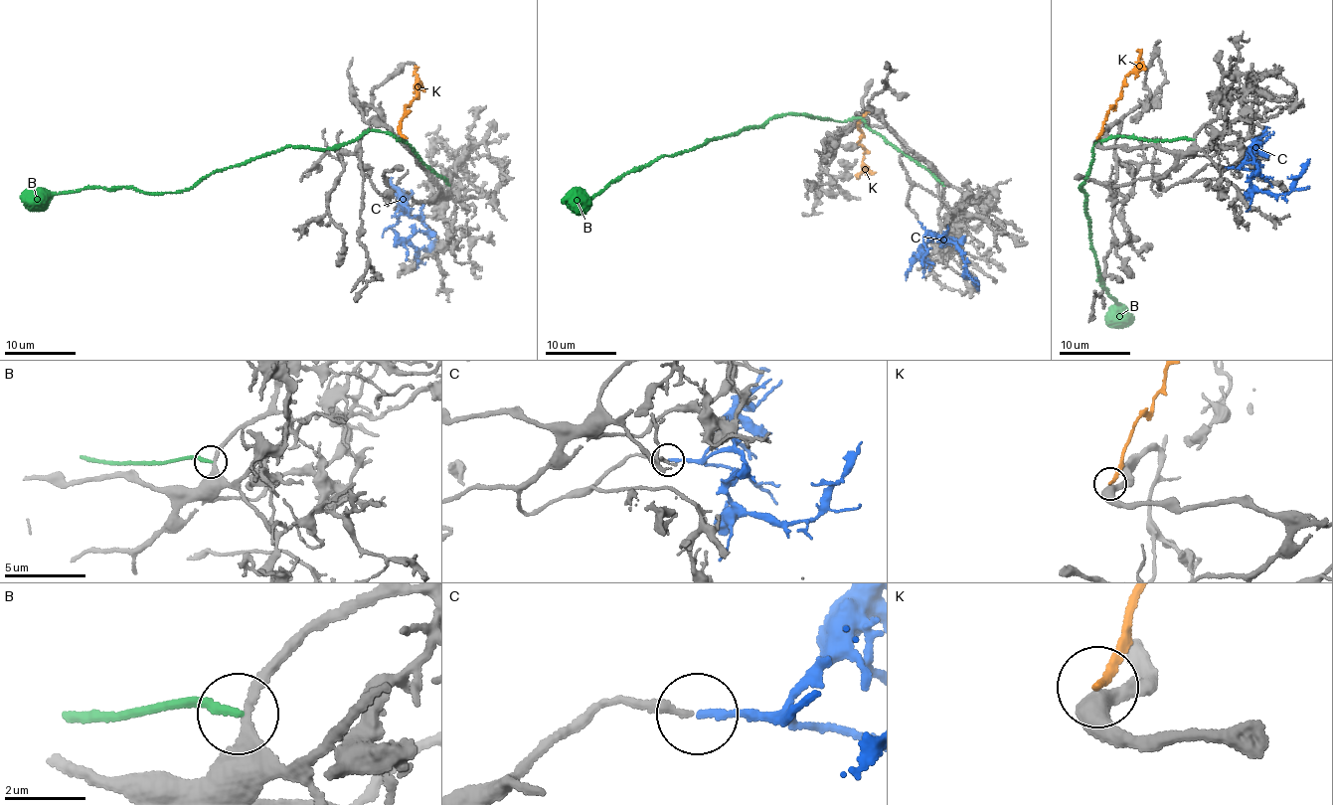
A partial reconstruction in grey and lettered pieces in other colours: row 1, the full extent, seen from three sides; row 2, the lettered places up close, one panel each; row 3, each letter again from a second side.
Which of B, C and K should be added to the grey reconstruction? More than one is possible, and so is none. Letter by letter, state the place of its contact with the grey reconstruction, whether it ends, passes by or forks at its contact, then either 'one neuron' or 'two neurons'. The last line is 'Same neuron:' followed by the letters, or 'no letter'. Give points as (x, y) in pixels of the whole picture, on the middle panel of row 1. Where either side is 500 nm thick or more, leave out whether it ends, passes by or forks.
B: meets grey at (943, 184); it ends there; two neurons
C: meets grey at (916, 221); it ends there; one neuron
K: meets grey at (865, 113); it ends there; two neurons
Same neuron: C

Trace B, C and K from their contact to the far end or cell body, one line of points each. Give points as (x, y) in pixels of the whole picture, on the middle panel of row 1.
B: (942, 184), (860, 118), (777, 114), (761, 124), (634, 167), (589, 198), (562, 201)
C: (917, 222), (944, 241), (956, 242), (954, 238), (942, 239), (956, 245), (965, 275), (974, 278), (978, 290)
K: (865, 114), (858, 124), (863, 134), (859, 142), (866, 151), (864, 166), (859, 173)

